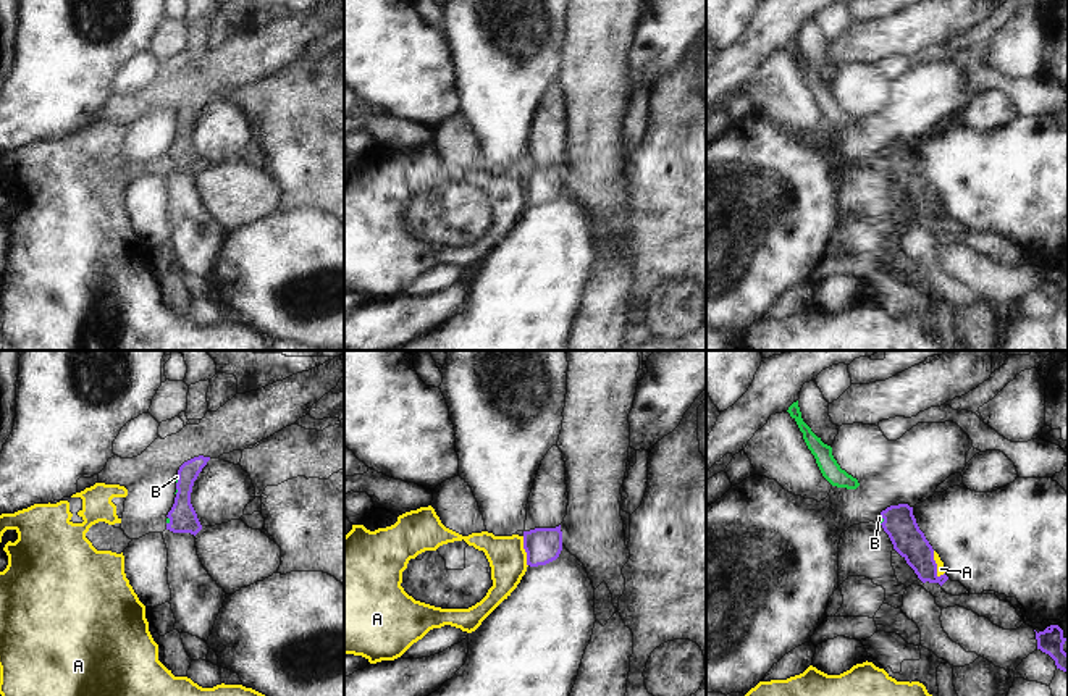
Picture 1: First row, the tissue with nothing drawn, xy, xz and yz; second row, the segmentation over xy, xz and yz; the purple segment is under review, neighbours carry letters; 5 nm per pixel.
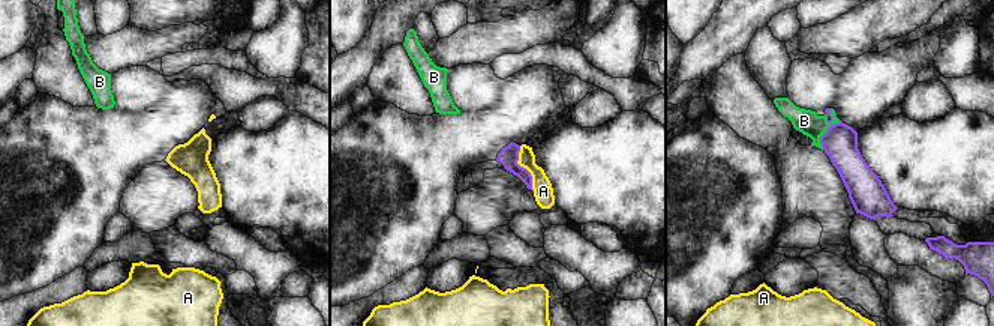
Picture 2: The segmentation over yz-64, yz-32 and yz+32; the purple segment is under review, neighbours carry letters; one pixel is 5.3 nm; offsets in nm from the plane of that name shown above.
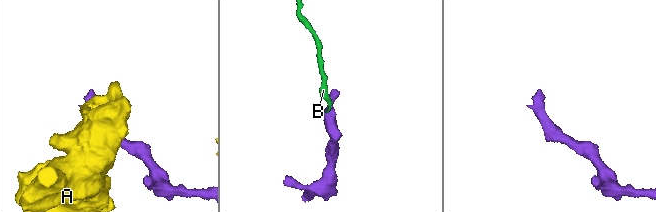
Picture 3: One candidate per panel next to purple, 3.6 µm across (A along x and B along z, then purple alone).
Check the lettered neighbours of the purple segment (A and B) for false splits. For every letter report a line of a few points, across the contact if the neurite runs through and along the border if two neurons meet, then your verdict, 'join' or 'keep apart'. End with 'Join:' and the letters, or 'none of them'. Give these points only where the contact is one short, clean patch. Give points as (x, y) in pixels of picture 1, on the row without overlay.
A: line yz (933, 189), (939, 215); keep apart
B: line yz (899, 160), (884, 159), (879, 155); join
Join: B

